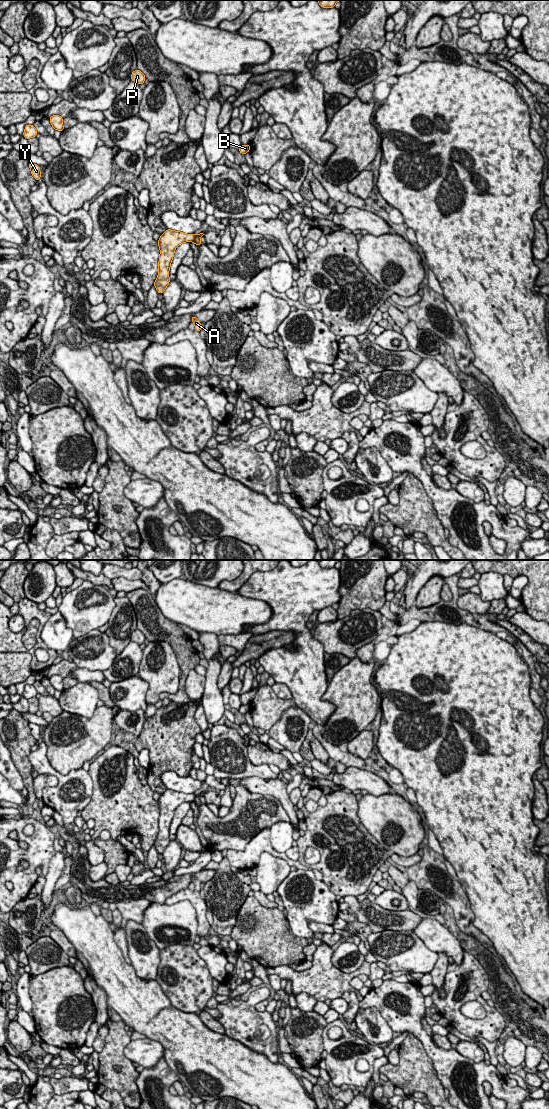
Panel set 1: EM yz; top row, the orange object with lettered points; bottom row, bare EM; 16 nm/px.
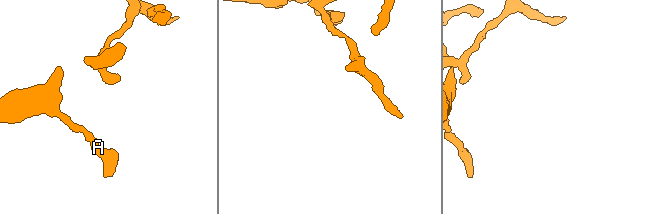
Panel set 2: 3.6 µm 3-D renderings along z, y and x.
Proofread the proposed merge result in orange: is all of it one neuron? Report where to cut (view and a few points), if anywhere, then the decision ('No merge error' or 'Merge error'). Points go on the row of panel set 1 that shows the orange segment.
Split along yz (196, 235), (193, 242). Merge error

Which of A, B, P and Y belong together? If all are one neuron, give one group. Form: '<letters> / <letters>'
A P Y / B

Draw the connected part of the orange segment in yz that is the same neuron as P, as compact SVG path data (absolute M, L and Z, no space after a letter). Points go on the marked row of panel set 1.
M138 69L133 71L131 73L131 80L140 84L143 84L145 82L145 75Z

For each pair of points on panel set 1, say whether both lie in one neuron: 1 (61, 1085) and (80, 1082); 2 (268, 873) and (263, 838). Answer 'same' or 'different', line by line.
1: same
2: different

